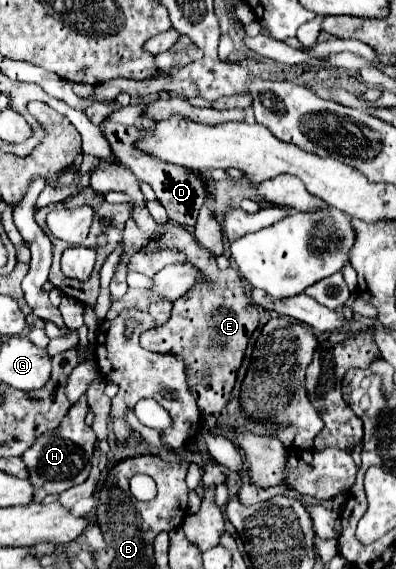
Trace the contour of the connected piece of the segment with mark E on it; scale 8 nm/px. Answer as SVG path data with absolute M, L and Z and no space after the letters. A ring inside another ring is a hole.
M169 222L163 226L167 232L163 238L149 242L147 250L179 248L187 254L187 262L197 266L211 280L197 284L193 290L173 302L171 318L163 326L157 326L141 334L141 346L151 352L179 354L187 366L187 380L191 394L203 414L217 414L231 398L231 390L237 380L237 372L245 358L251 334L259 326L259 312L251 300L247 300L245 284L237 270L219 270L215 256L197 244L197 240L179 224ZM249 302L249 304L247 304Z

